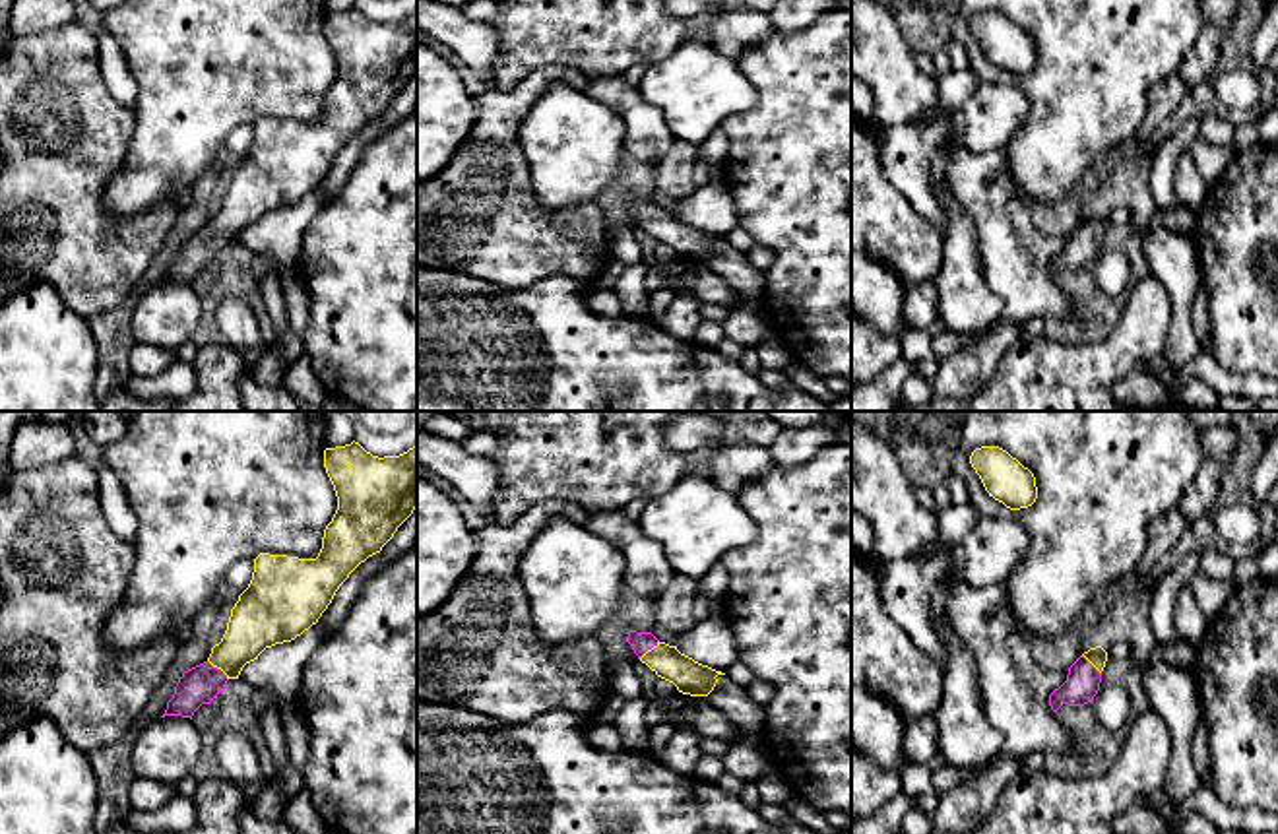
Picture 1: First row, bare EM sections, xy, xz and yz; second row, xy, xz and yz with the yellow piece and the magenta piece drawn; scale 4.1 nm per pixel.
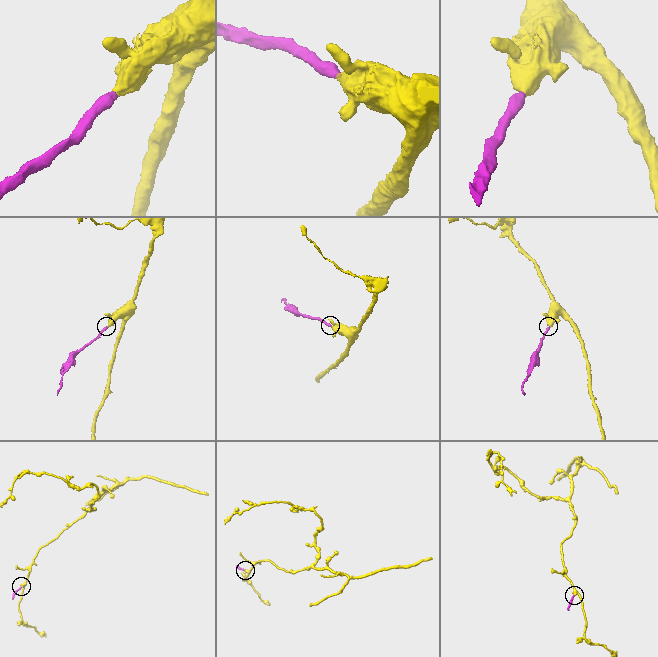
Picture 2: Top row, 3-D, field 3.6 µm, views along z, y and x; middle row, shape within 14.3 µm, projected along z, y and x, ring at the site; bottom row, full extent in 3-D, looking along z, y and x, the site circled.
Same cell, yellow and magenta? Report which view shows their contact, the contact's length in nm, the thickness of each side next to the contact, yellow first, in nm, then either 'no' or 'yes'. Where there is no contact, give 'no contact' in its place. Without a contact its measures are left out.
xy | 120 nm | 240/160 nm | yes

